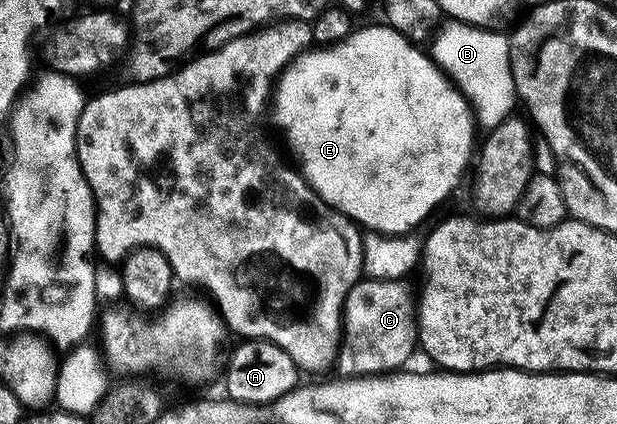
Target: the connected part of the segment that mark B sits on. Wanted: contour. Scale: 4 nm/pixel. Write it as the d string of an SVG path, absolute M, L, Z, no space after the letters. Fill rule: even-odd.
M451 19L436 32L429 45L429 53L451 84L462 93L471 106L474 120L482 128L484 125L484 130L493 130L512 116L514 109L511 108L517 105L517 98L506 32L480 29L478 25L466 25L463 21Z

